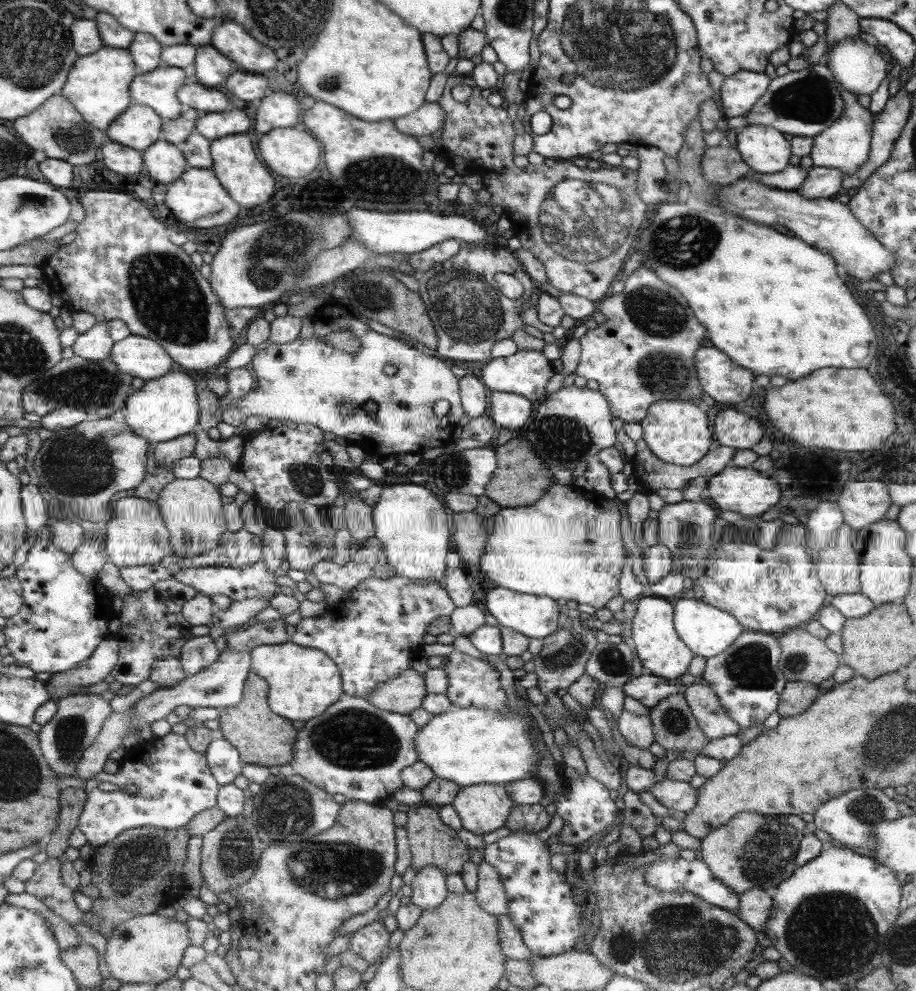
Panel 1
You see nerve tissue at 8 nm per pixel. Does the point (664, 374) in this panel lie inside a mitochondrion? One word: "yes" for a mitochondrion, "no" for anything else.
yes

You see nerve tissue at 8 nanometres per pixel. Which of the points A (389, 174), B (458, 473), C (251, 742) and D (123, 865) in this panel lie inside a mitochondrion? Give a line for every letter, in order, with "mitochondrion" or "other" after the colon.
A: mitochondrion
B: mitochondrion
C: other
D: mitochondrion

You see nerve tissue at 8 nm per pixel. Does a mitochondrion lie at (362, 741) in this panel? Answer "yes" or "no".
yes

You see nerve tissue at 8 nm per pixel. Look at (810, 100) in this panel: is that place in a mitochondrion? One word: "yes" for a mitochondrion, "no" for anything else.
yes

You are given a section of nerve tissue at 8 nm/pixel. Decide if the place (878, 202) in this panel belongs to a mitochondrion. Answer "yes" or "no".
yes

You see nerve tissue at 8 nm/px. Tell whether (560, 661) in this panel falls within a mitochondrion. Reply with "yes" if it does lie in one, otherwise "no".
yes

